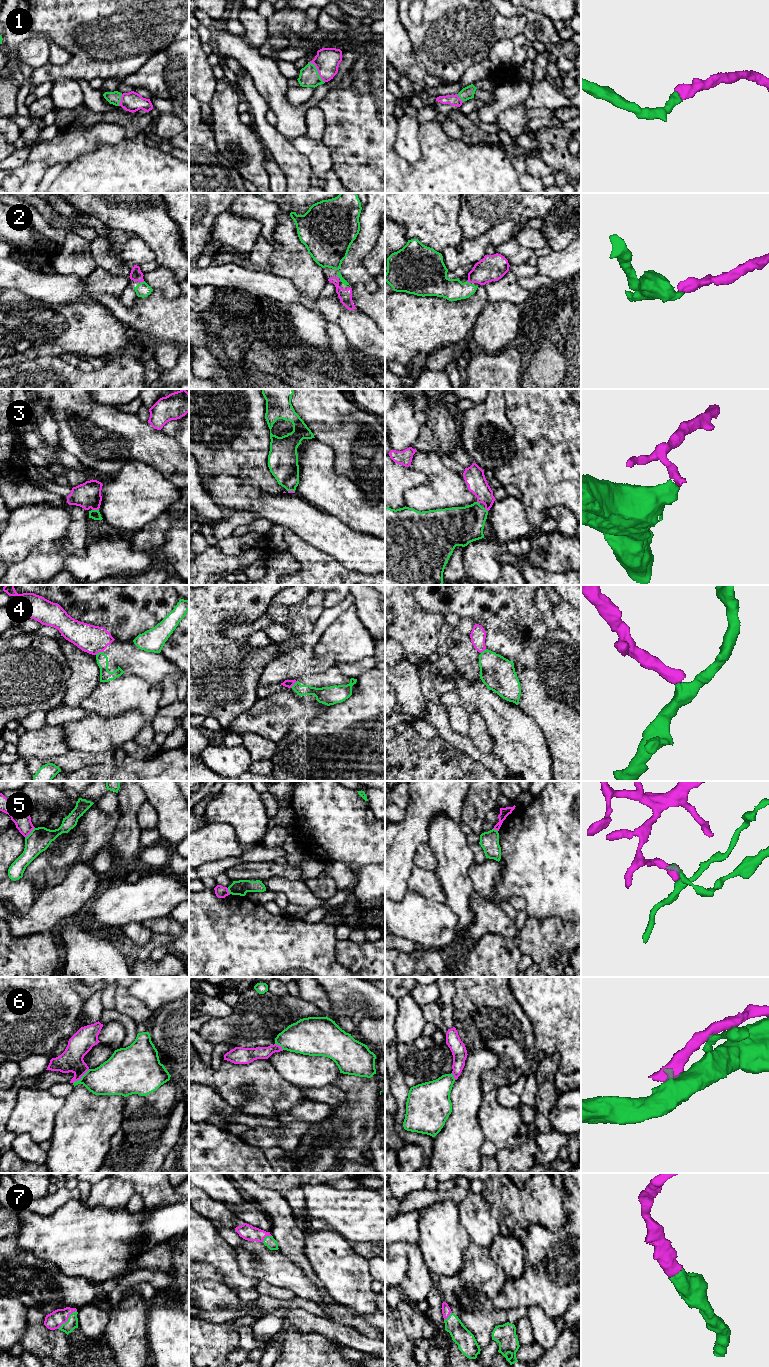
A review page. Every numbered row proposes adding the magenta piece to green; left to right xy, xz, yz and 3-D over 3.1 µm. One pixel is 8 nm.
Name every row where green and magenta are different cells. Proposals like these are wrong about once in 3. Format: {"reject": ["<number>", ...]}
{"reject": ["4", "5", "6"]}

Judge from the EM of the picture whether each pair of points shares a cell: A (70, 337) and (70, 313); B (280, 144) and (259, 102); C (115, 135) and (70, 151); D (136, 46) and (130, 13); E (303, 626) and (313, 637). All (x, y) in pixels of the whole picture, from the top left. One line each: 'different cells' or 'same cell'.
A: same cell
B: same cell
C: same cell
D: same cell
E: different cells

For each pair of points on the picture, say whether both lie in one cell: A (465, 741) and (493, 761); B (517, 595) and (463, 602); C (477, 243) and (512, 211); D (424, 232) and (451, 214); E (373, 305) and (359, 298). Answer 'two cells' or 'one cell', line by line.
A: one cell
B: one cell
C: two cells
D: one cell
E: one cell

